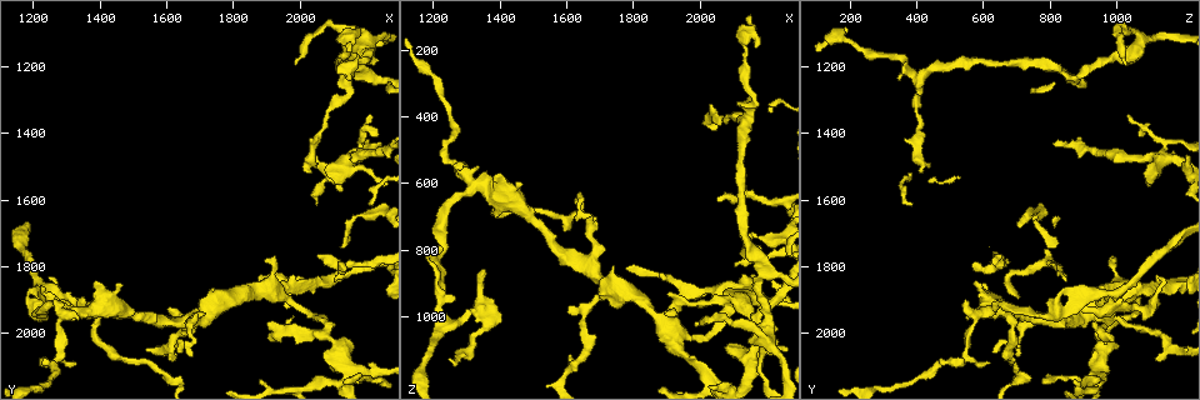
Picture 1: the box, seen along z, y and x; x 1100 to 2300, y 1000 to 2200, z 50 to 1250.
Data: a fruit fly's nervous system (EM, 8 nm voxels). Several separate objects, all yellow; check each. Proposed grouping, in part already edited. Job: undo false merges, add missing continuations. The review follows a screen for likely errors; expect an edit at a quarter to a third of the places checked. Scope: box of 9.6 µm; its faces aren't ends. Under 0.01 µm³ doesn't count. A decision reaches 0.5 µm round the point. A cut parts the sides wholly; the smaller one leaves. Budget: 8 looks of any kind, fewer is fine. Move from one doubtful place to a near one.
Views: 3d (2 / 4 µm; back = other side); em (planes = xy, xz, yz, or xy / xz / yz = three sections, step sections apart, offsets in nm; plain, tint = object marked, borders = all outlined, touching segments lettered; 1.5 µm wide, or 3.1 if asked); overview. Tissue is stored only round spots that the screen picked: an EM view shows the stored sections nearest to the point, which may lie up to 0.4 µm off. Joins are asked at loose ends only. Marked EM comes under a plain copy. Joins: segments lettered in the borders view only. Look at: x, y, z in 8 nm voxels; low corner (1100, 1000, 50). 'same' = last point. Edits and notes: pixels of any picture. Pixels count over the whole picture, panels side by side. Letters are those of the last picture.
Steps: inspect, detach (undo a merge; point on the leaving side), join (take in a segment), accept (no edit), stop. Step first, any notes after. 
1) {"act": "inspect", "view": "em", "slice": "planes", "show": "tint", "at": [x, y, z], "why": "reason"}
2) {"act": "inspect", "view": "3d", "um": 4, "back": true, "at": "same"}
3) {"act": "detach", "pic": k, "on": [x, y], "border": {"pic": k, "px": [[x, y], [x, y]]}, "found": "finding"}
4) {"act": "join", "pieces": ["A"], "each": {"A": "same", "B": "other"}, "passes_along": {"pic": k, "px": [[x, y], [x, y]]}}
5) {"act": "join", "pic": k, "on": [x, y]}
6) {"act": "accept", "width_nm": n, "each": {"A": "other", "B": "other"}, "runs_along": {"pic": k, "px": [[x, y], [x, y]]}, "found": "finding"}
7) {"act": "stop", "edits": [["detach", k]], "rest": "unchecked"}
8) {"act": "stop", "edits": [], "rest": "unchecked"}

{"act": "inspect", "view": "em", "slice": "planes", "show": "borders", "at": [2140, 2110, 930], "why": "looks like a crossing"}

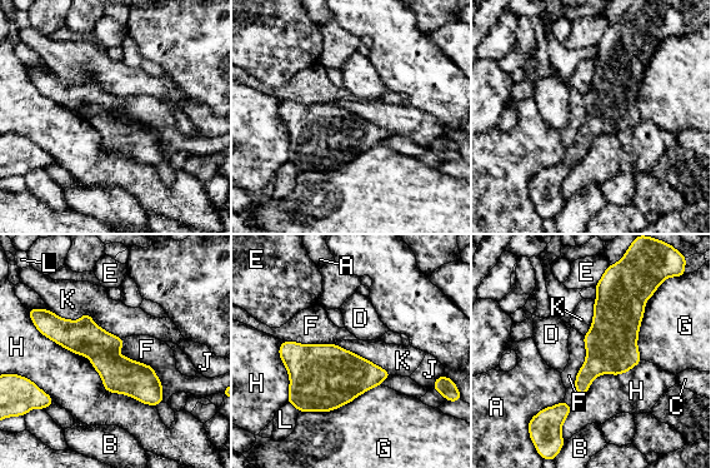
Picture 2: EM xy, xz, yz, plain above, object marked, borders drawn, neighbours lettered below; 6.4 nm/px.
{"act": "accept", "each": {"A": "other", "B": "other", "C": "other", "D": "other", "E": "other", "F": "other", "G": "other", "H": "other", "J": "other", "K": "other", "L": "other"}, "runs_along": {"pic": 2, "px": [[43, 327], [84, 337], [159, 399]]}, "found": "continuous, no second neuron"}

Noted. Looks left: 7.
{"act": "inspect", "view": "em", "slice": "xy", "step": 8, "show": "tint", "at": [2060, 1760, 660], "why": "free end"}

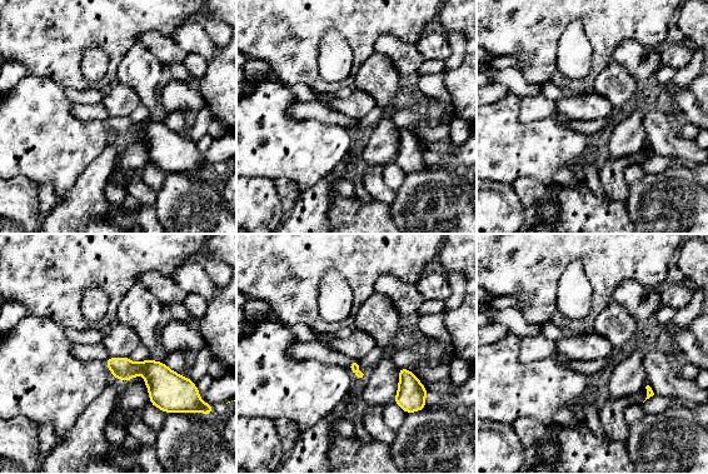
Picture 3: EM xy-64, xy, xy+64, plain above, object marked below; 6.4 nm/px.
{"act": "inspect", "view": "em", "slice": "planes", "show": "borders", "at": "same"}

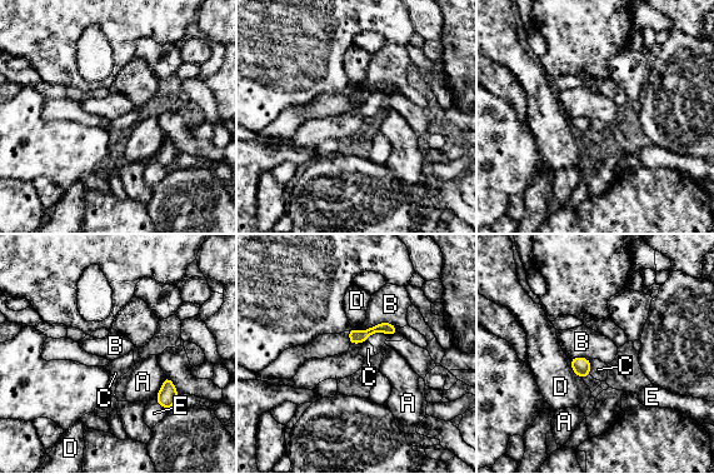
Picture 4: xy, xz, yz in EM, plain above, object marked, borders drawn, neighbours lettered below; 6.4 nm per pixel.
{"act": "accept", "each": {"A": "other", "B": "other", "C": "other", "D": "other", "E": "other"}, "found": "no lettered segment goes on from it"}

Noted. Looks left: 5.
{"act": "inspect", "view": "3d", "um": 4, "back": true, "at": [2050, 1500, 440], "why": "free end"}

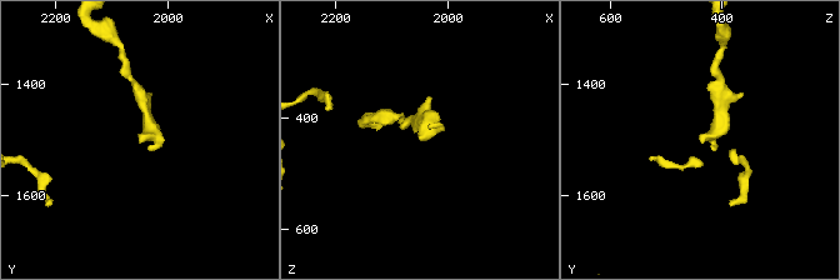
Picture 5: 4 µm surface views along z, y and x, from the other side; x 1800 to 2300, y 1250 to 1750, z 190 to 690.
{"act": "inspect", "view": "em", "slice": "planes", "show": "borders", "at": [2050, 1505, 440], "why": "shape alone is not enough"}

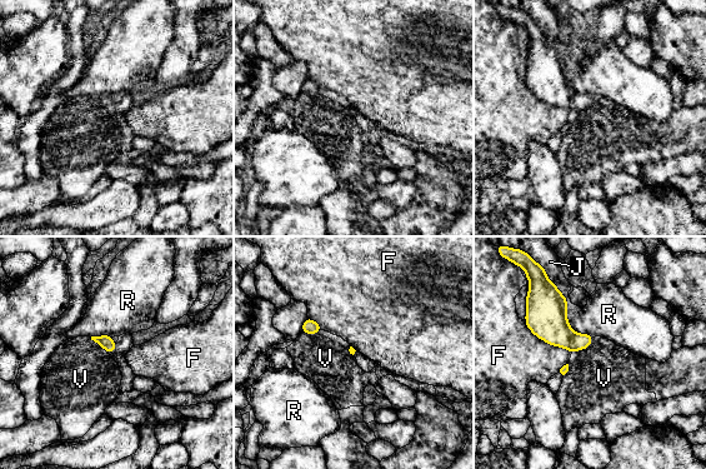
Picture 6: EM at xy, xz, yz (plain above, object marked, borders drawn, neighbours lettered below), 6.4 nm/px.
{"act": "accept", "each": {"F": "other", "J": "other", "R": "other", "V": "other"}, "border": {"pic": 6, "px": [[594, 338], [587, 347], [572, 353]]}, "found": "none of them fits"}

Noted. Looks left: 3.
{"act": "stop", "edits": [], "rest": "unchecked"}

